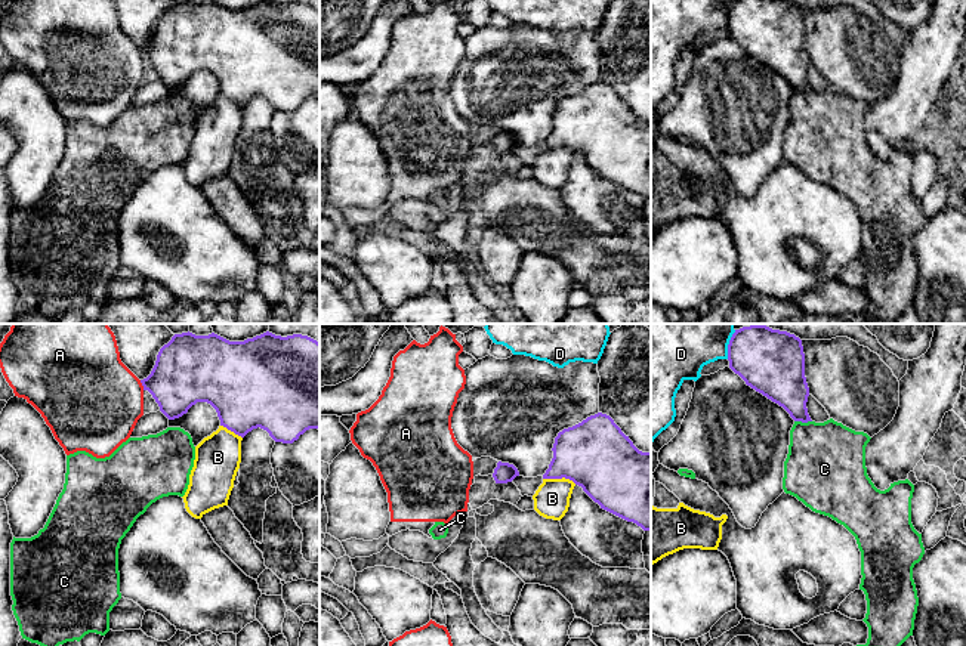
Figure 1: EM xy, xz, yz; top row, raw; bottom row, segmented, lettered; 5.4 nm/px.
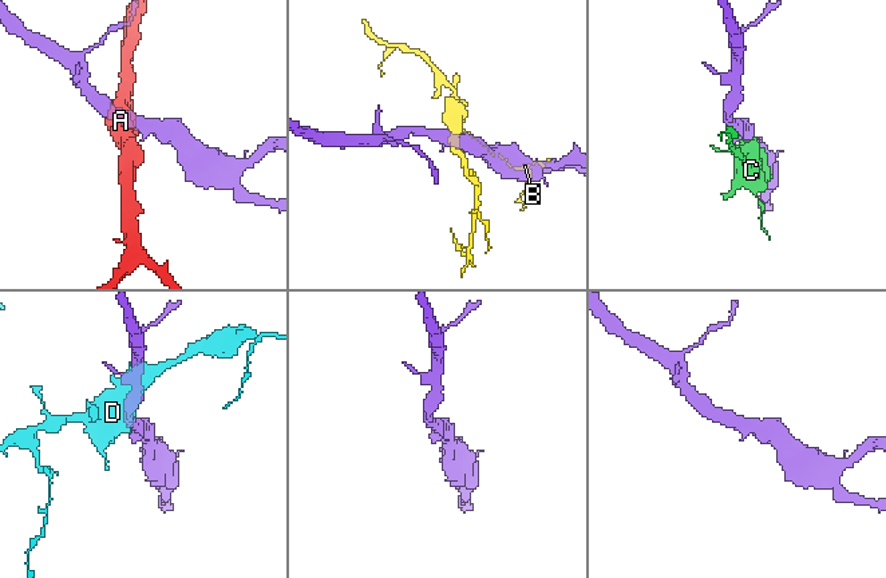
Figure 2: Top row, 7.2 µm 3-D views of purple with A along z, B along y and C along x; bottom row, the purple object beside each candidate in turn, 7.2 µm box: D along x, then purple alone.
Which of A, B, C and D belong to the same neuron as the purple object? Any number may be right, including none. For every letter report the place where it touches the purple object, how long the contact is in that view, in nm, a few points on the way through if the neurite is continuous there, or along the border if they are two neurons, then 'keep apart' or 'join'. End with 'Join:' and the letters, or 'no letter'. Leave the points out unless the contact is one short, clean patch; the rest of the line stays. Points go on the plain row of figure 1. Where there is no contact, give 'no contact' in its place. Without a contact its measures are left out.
A: xy (142, 53) | 60 nm | keep apart
B: xz (559, 147) | 190 nm | keep apart
C: yz (804, 90) | 100 nm | along yz (795, 89), (811, 90) | keep apart
D: yz (728, 14) | 160 nm | keep apart
Join: no letter

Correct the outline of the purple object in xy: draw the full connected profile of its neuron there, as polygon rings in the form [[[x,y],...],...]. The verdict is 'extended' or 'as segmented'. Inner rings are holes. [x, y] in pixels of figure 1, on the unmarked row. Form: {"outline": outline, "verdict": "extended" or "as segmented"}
{"outline": [[[189,0],[175,3],[160,18],[151,43],[141,52],[169,89],[182,86],[197,71],[207,71],[216,78],[220,95],[241,106],[260,96],[275,111],[293,112],[306,99],[320,99],[320,12],[308,4],[281,6],[266,0],[244,10],[229,10],[215,1],[209,4],[195,4]]], "verdict": "as segmented"}

